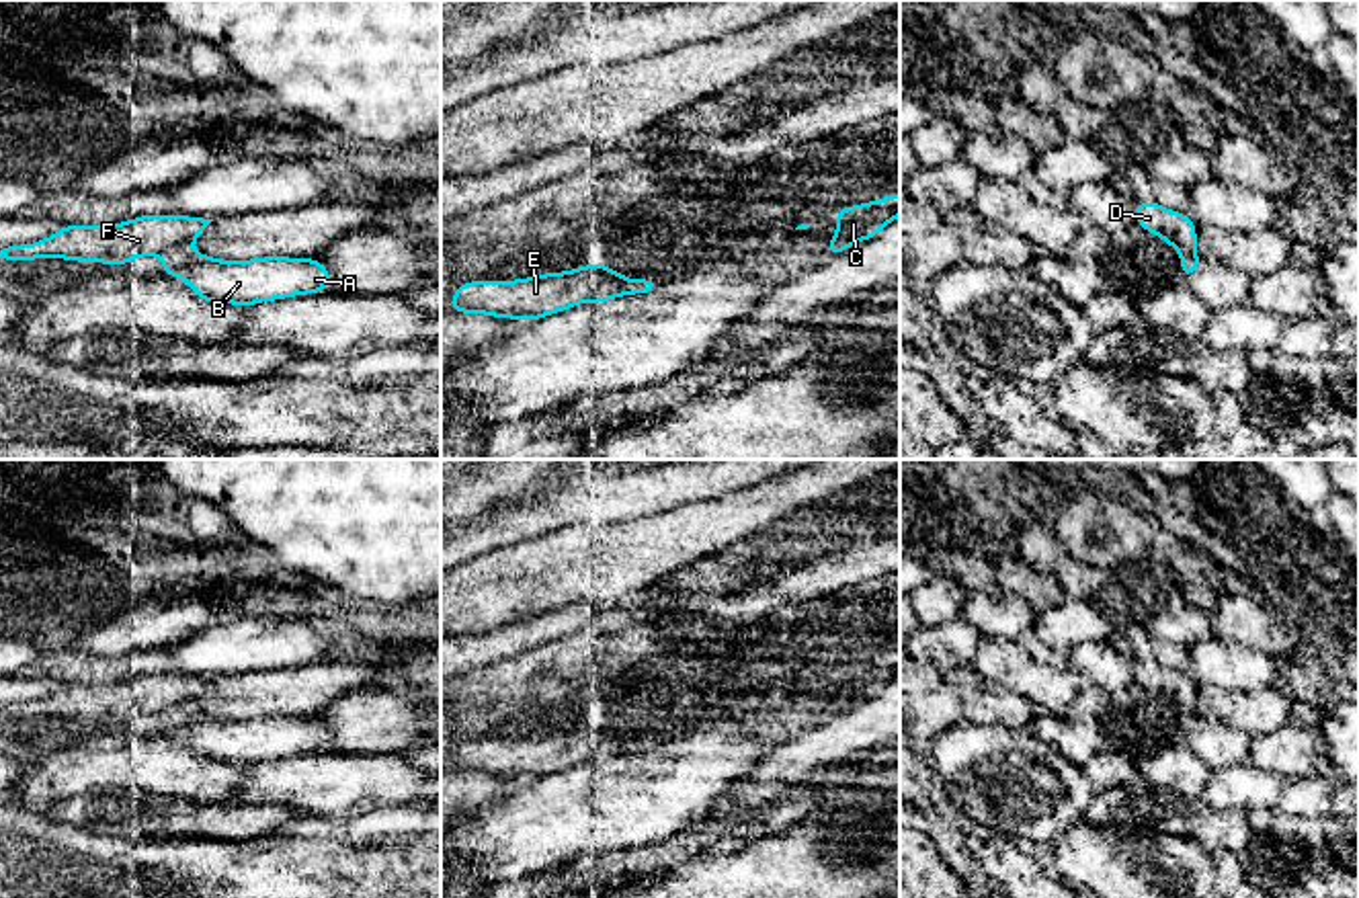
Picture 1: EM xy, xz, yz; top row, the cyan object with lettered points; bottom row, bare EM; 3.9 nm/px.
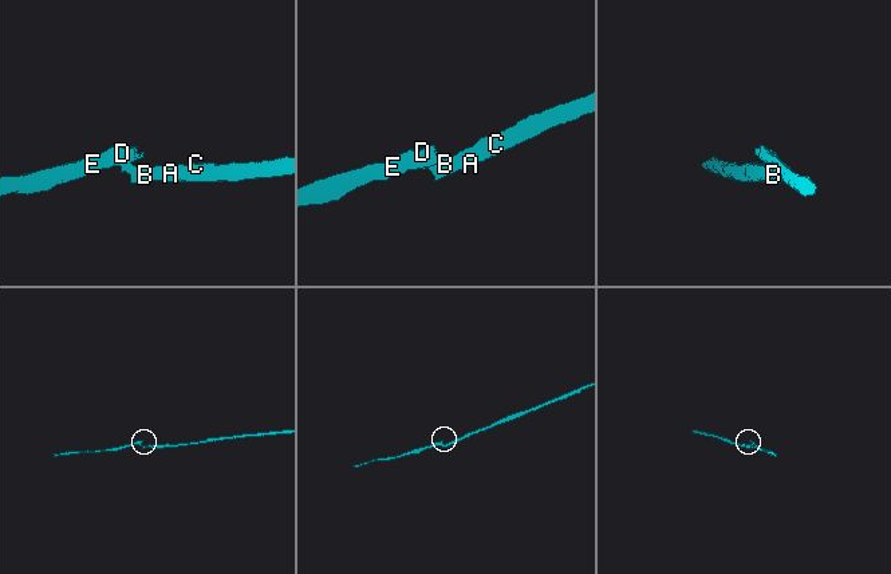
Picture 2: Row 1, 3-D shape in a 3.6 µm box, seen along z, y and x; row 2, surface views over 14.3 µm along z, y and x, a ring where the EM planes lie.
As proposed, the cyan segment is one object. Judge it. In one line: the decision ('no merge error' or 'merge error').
merge error

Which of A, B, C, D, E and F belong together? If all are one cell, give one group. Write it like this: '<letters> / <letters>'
A B C / D E F

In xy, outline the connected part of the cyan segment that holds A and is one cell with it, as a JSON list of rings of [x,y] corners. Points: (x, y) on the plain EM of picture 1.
[[[191,705],[162,711],[162,734],[184,738],[203,761],[240,767],[328,750],[330,728],[314,718],[217,720]]]

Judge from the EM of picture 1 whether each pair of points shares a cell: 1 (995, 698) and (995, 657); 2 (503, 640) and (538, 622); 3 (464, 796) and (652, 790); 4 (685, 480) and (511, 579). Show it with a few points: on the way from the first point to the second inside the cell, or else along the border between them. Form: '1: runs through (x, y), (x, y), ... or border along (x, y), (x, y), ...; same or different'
1: border along (970, 667), (1038, 706); different
2: runs through (511, 638), (529, 630); same
3: border along (529, 782), (497, 804), (468, 812); different
4: border along (650, 515), (607, 525), (568, 525), (556, 532); different

